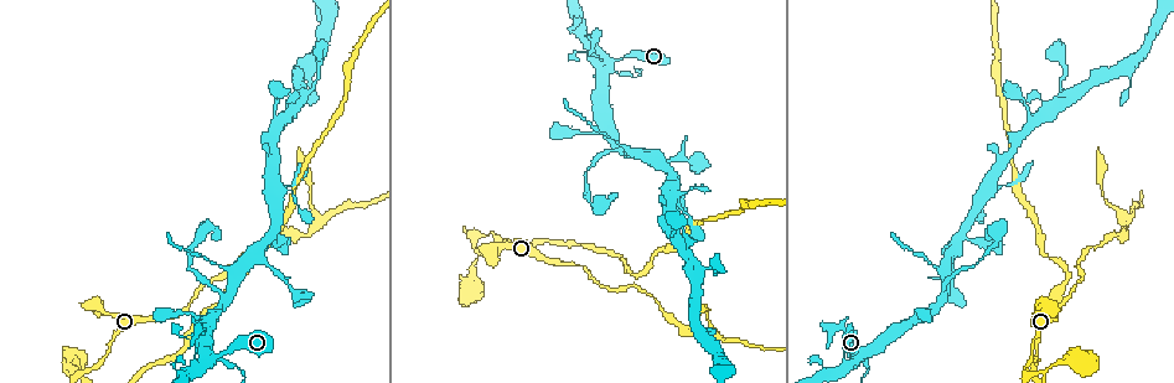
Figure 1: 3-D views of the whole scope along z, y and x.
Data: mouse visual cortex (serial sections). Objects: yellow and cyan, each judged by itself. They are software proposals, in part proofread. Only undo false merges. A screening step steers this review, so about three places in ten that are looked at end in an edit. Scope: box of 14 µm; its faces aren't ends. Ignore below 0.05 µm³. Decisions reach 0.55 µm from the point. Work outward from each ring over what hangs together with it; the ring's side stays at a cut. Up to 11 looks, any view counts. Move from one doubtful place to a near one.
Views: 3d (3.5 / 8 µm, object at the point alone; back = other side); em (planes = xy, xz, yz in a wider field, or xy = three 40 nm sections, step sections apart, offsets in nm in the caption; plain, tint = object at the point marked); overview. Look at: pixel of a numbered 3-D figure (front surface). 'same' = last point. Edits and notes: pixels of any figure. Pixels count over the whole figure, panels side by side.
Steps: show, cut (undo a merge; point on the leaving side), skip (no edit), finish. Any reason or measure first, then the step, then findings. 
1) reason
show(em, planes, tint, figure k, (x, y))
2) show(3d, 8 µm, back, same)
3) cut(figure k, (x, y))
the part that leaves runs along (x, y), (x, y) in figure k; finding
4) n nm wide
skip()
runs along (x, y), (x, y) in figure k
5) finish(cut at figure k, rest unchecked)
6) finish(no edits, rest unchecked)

thin neck
show(3d, 3.5 µm, figure 1, (591, 56))

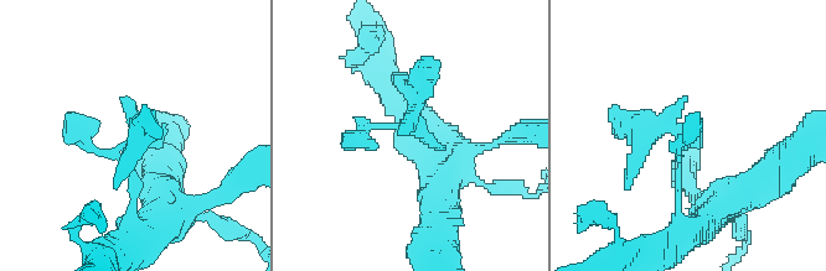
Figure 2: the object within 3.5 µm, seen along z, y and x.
need the tissue
show(em, xy, step 2, tint, figure 2, (682, 155))

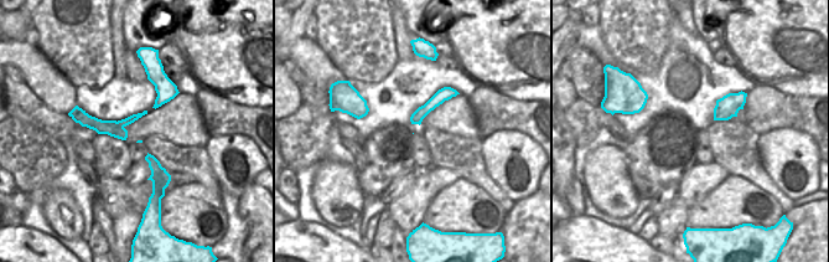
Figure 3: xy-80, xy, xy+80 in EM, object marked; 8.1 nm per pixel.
cut(figure 2, (634, 159))
border along (117, 122), (123, 127) in figure 3; a second cell is stuck on

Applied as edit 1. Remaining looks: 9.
branch point
show(3d, 8 µm, figure 1, (228, 295))

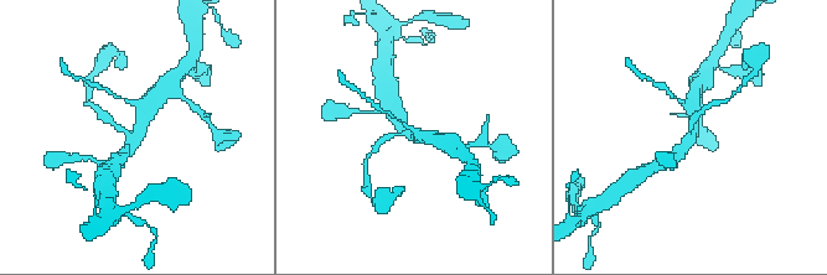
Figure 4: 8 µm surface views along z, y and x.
3 arms; arms of 150, 300, 400 nm
show(em, planes, tint, figure 4, (693, 137))

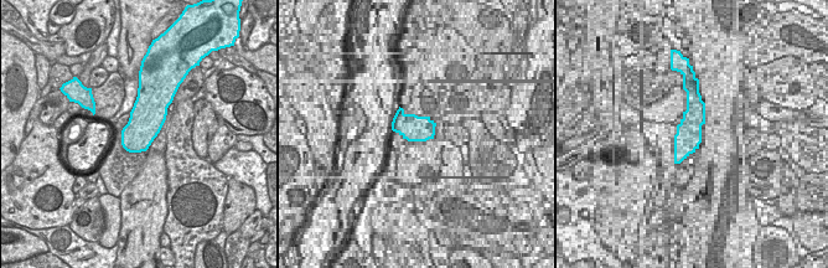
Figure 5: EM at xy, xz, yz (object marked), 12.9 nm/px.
skip()
runs along (117, 161), (135, 140), (150, 103) in figure 4; all the same cell

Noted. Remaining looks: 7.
thick turns thin
show(3d, 3.5 µm, figure 1, (954, 288))

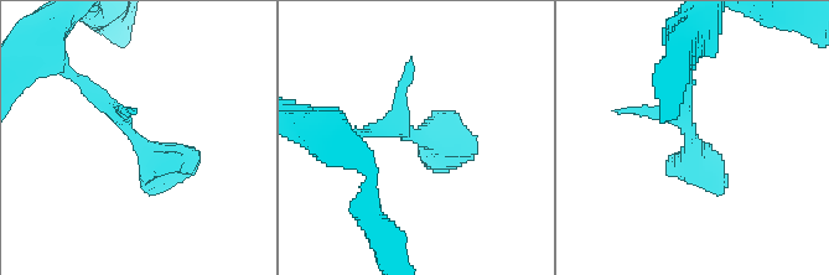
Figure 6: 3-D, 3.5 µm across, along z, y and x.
need the tissue
show(em, xy, step 3, tint, figure 6, (407, 139))

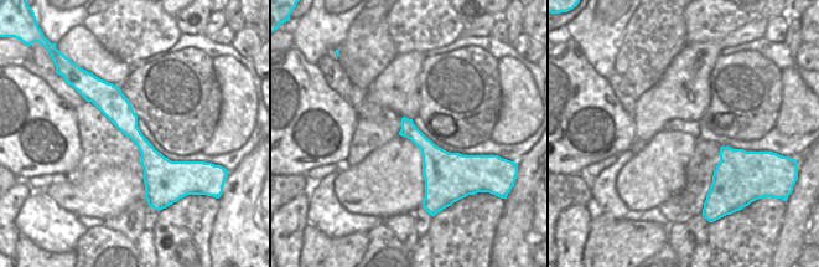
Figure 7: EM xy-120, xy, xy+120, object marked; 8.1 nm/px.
skip()
runs along (71, 73), (159, 161), (197, 157) in figure 6; one cell here

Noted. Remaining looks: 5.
show(overview)

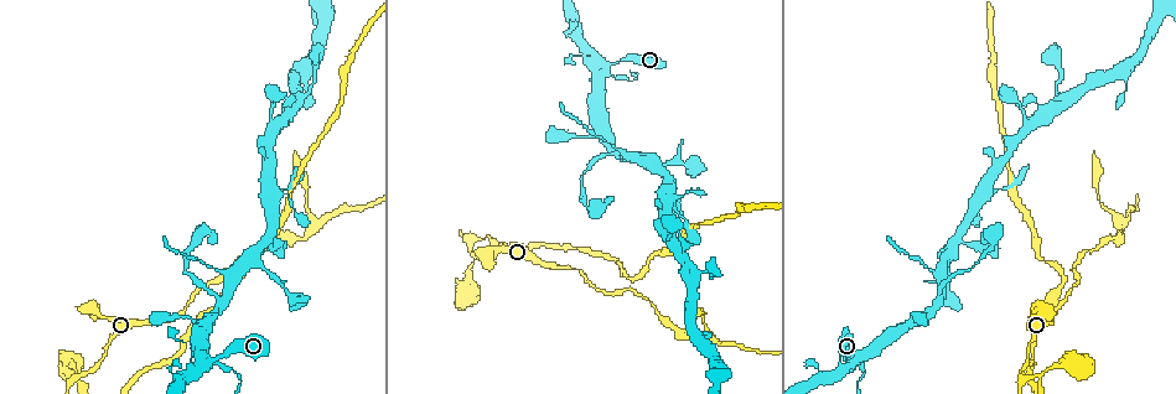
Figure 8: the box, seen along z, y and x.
two arms in line, one across
show(3d, 3.5 µm, figure 8, (1038, 378))

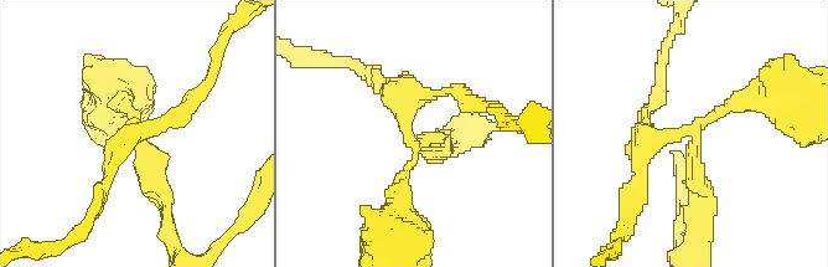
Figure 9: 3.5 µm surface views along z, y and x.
shape alone is not enough
show(em, xy, step 3, tint, figure 9, (694, 129))

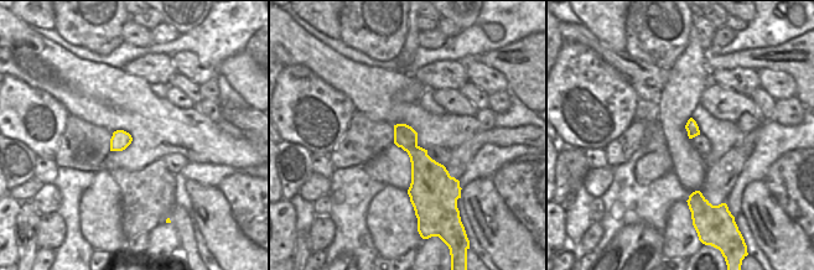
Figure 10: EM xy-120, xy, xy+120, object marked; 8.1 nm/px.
arms of 150, 200, 250 nm
cut(figure 9, (693, 178))
the part that leaves runs along (697, 138), (693, 173), (703, 180) in figure 9; a second cell is stuck on

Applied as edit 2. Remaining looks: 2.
two arms in line, one across
show(3d, 3.5 µm, figure 8, (312, 229))

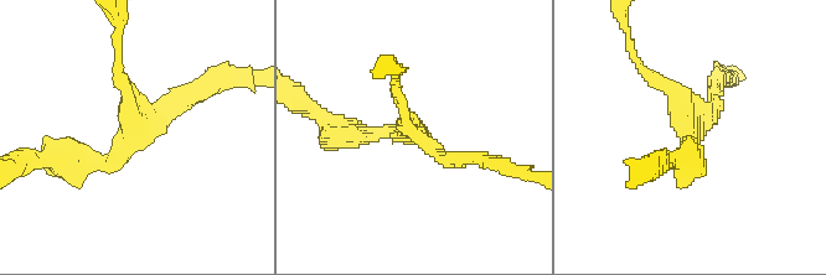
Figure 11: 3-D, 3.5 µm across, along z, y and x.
now the EM
show(em, xy, step 2, tint, figure 11, (410, 133))

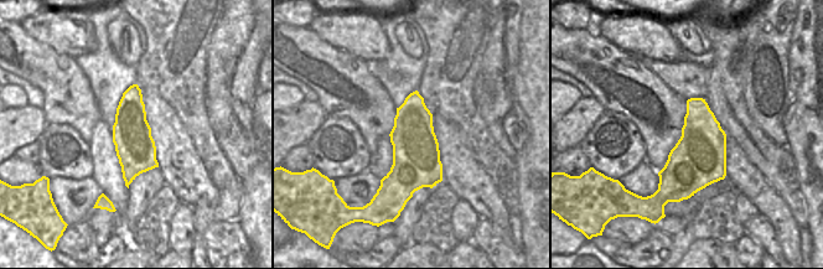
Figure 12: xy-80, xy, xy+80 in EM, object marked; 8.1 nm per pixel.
380 nm wide
skip()
runs along (63, 161), (106, 165), (133, 138), (117, 69) in figure 11; one cell here

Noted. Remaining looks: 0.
finish(cut at figure 2, cut at figure 9, rest unchecked)

